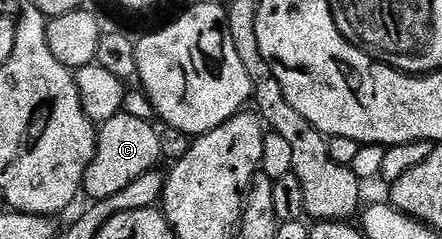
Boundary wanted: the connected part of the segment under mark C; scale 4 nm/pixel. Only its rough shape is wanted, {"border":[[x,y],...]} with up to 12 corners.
{"border":[[100,124],[84,194],[96,201],[158,166],[158,128]]}

